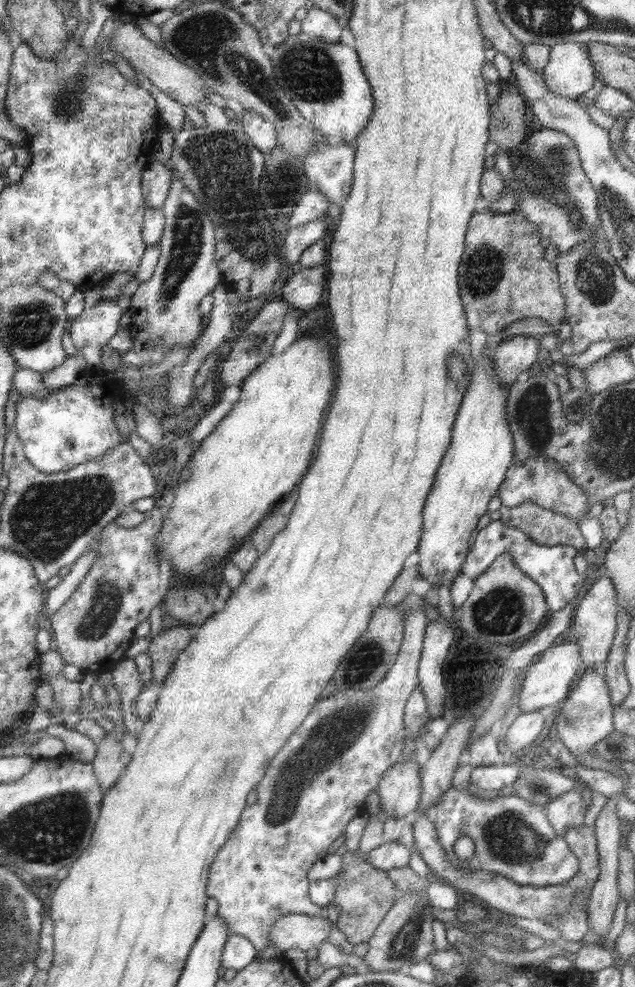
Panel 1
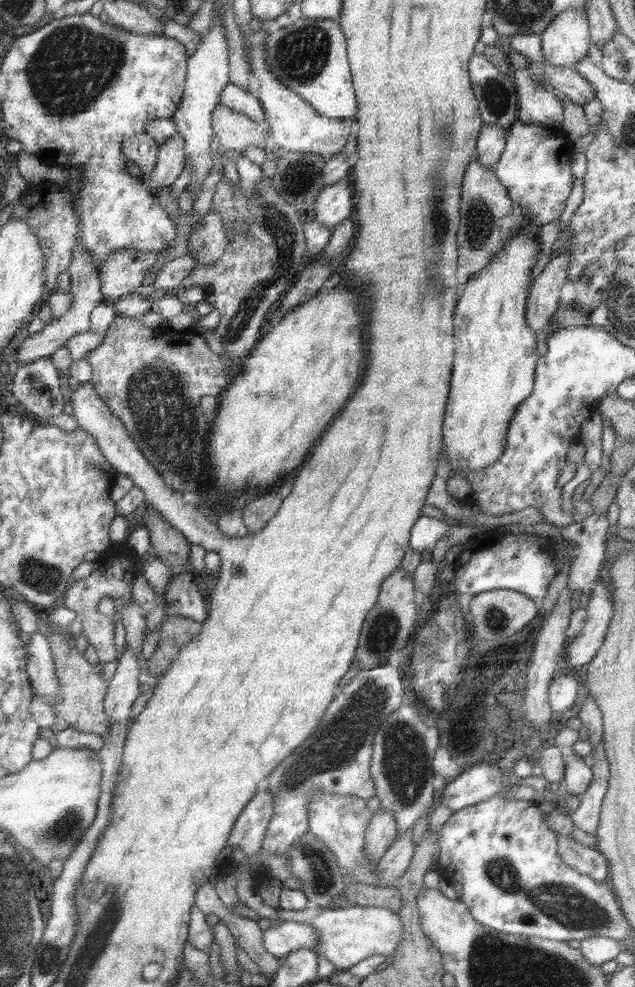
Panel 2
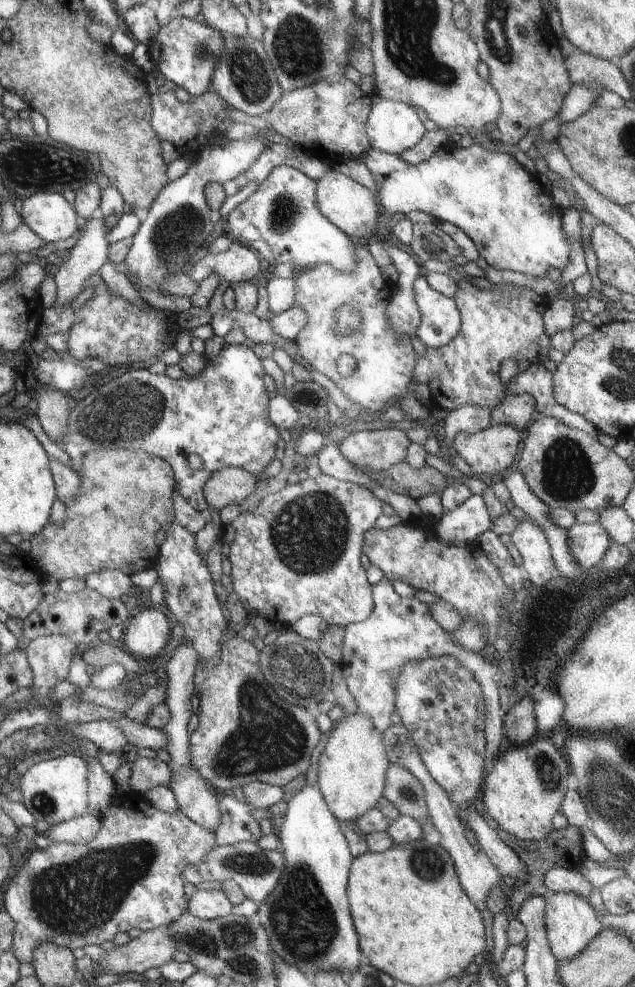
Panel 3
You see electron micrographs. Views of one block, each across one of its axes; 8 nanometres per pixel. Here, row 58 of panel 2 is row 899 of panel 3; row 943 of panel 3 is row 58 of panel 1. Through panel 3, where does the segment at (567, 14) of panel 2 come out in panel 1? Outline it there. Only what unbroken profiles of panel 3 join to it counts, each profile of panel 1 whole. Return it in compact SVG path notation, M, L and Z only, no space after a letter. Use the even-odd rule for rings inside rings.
M563 42L549 48L549 62L545 64L543 82L549 92L575 100L593 88L595 70L587 44Z

